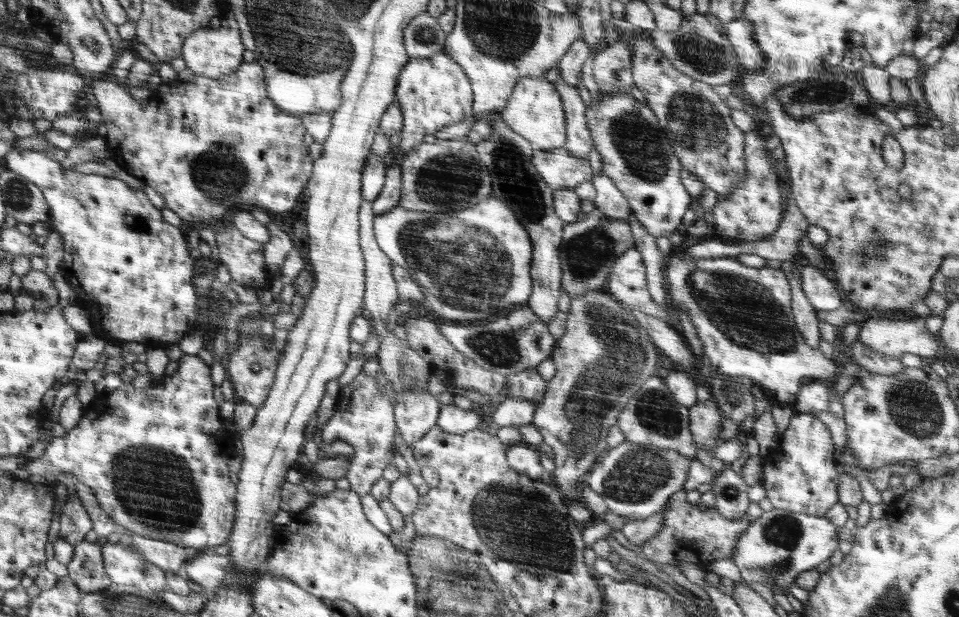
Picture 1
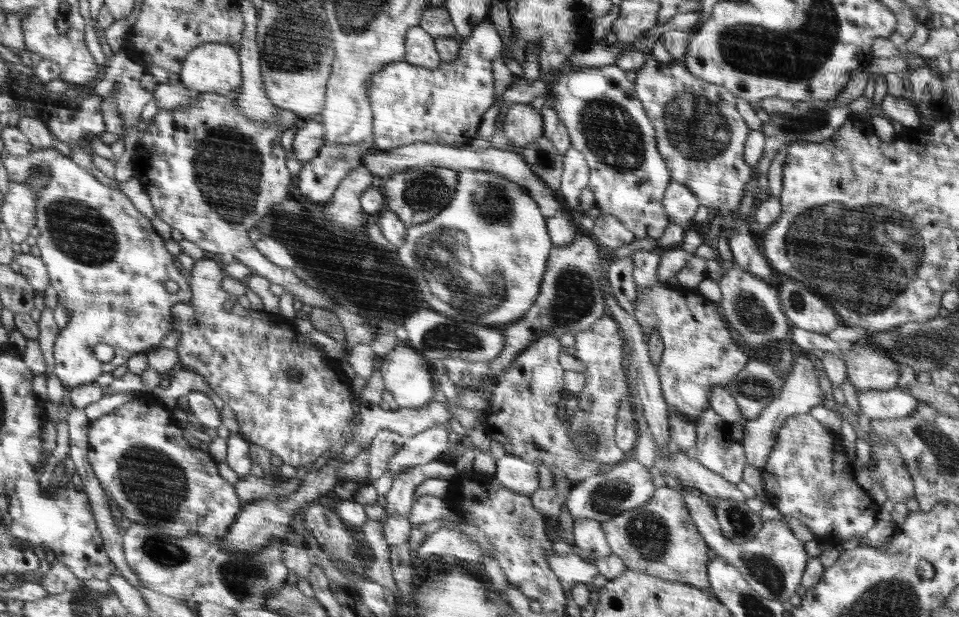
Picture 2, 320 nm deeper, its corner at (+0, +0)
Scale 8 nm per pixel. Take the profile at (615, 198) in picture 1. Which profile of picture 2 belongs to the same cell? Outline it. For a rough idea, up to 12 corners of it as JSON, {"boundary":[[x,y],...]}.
{"boundary":[[600,214],[590,234],[616,249],[636,238],[618,218]]}

